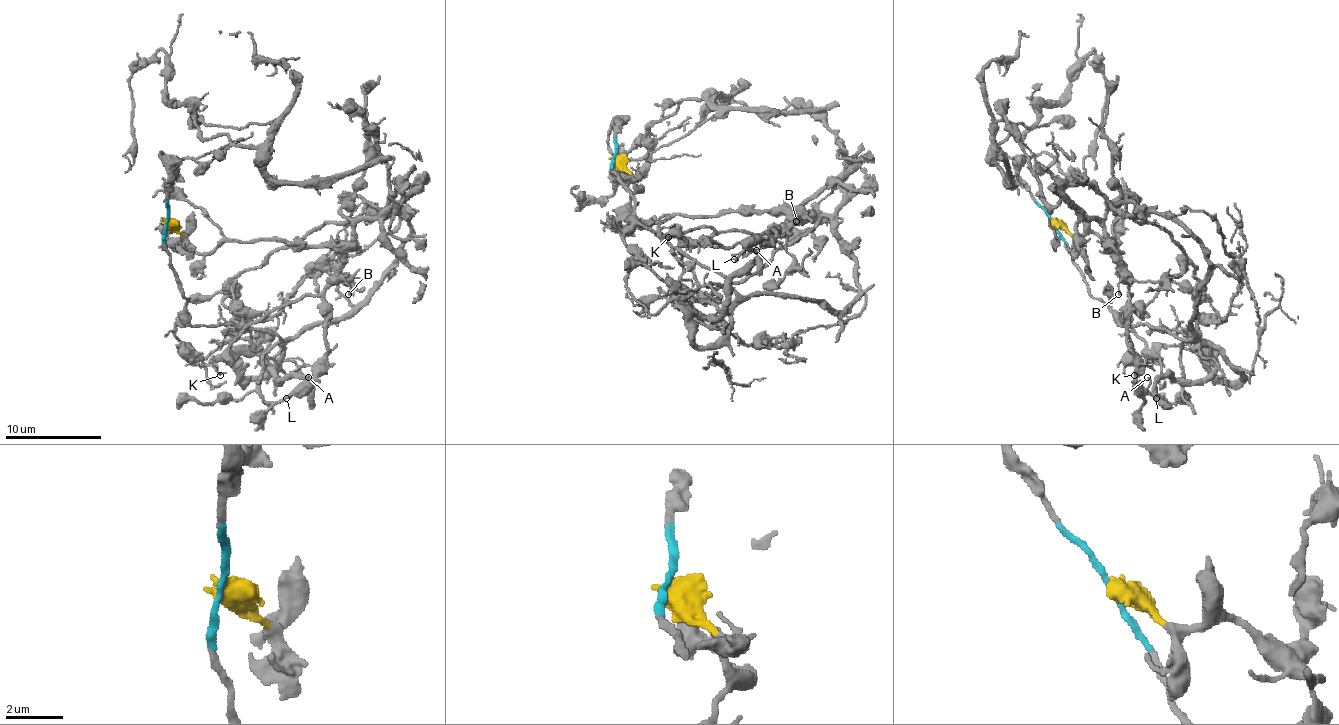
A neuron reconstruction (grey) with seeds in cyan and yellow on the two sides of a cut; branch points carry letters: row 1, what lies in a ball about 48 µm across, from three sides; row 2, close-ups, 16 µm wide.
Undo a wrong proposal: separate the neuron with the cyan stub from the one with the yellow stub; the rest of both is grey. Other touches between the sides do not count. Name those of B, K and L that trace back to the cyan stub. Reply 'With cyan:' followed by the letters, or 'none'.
With cyan: none

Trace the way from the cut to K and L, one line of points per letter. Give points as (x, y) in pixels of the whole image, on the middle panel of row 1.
K: (615, 157), (635, 191), (635, 224), (673, 215), (786, 215), (767, 234), (700, 227), (668, 236)
L: (615, 157), (635, 191), (635, 224), (659, 224), (673, 215), (786, 215), (772, 239), (755, 239), (733, 258)

